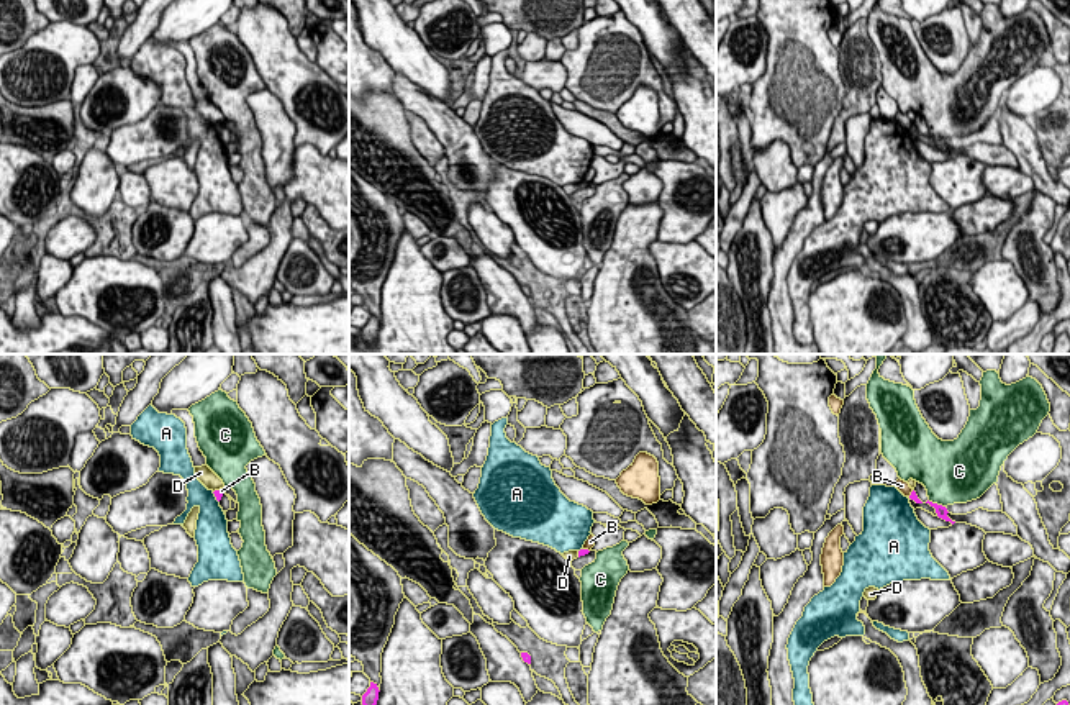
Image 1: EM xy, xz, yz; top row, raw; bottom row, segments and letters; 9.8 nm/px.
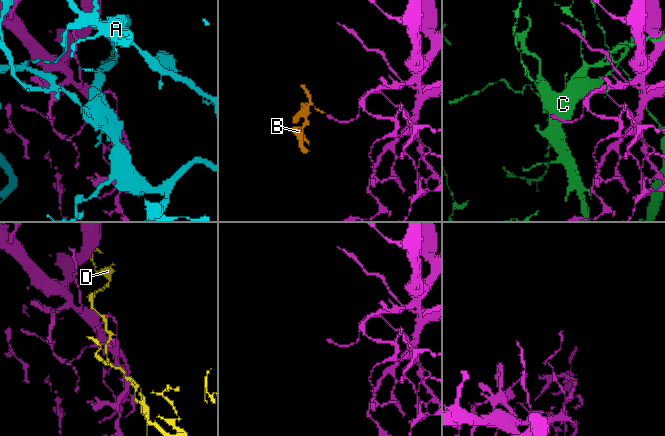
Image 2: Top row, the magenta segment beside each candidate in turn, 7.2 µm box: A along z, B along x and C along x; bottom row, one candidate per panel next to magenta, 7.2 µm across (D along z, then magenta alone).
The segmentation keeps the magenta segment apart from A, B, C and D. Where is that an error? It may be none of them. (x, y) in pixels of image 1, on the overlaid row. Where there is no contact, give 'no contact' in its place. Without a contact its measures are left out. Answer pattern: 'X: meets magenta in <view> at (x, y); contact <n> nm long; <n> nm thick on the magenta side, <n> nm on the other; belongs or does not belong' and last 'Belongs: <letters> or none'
A: meets magenta in xy at (215, 495); contact 130 nm long; 70 nm thick on the magenta side, 280 nm on the other; does not belong
B: meets magenta in yz at (911, 494); contact 100 nm long; 70 nm thick on the magenta side, 120 nm on the other; does not belong
C: meets magenta in yz at (936, 504); contact 190 nm long; 100 nm thick on the magenta side, 440 nm on the other; does not belong
D: meets magenta in xy at (215, 491); contact 70 nm long; 70 nm thick on the magenta side, 160 nm on the other; does not belong
Belongs: none

